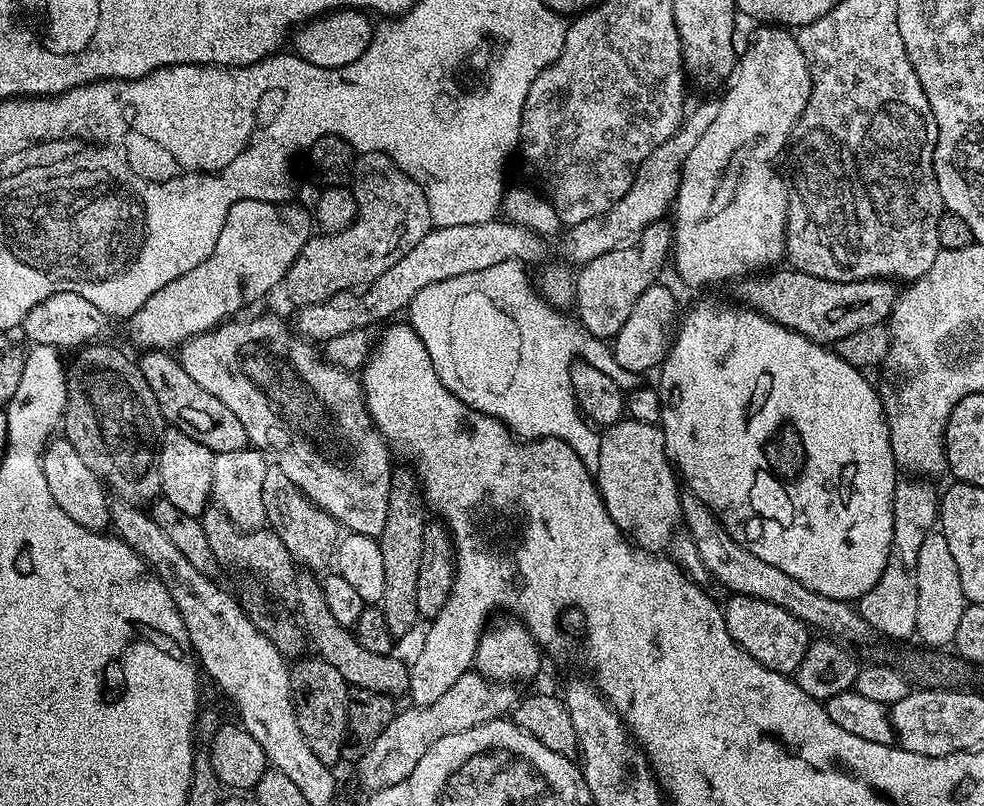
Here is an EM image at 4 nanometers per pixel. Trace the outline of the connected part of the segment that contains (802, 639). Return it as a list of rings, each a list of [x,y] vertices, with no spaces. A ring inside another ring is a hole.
[[[735,594],[723,601],[724,621],[730,638],[750,658],[757,660],[762,666],[766,666],[772,672],[785,674],[795,673],[798,662],[802,662],[802,654],[806,654],[810,643],[810,629],[803,624],[794,614],[782,610],[782,606],[774,606],[774,602],[764,602],[762,598],[750,598]],[[809,635],[809,636],[808,636]]]

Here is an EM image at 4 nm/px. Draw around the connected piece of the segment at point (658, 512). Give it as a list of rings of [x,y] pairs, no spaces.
[[[631,418],[607,425],[600,432],[598,470],[594,479],[610,518],[614,518],[620,531],[637,548],[660,550],[663,544],[665,547],[671,541],[682,520],[682,488],[674,465],[668,459],[663,428]]]

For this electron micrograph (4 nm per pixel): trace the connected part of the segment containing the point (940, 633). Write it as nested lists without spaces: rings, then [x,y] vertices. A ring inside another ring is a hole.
[[[934,530],[930,534],[926,534],[926,539],[918,550],[916,577],[918,578],[918,622],[916,623],[915,635],[920,636],[922,643],[929,644],[932,647],[929,649],[947,649],[944,647],[947,644],[949,647],[958,634],[958,622],[962,622],[966,601],[962,590],[962,578],[958,578],[958,566],[954,563],[954,554],[950,554],[950,545],[946,543],[943,532]]]

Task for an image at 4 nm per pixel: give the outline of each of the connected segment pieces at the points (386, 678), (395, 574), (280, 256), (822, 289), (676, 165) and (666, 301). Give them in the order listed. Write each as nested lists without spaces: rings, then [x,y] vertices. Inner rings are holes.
[[[300,574],[296,578],[296,603],[300,608],[299,623],[304,629],[307,643],[316,647],[315,655],[321,660],[330,662],[338,674],[352,688],[365,688],[374,690],[378,694],[386,694],[393,698],[402,697],[408,690],[408,673],[410,671],[407,663],[403,664],[396,654],[383,656],[373,654],[370,650],[362,650],[362,646],[356,641],[356,633],[352,628],[343,628],[338,622],[334,622],[334,614],[327,606],[323,583],[315,580],[315,575]]]
[[[393,467],[386,526],[378,538],[382,550],[382,567],[386,570],[386,590],[382,594],[379,607],[384,609],[389,633],[396,638],[406,635],[415,624],[418,624],[418,606],[416,605],[418,602],[418,562],[422,562],[426,501],[419,483],[413,479],[413,476],[411,467]]]
[[[239,200],[230,206],[226,214],[226,222],[222,234],[218,234],[218,242],[214,242],[214,250],[194,270],[186,270],[182,278],[174,278],[174,282],[166,282],[162,290],[158,290],[127,321],[128,332],[140,350],[172,350],[189,340],[192,336],[200,336],[209,332],[216,325],[225,323],[235,317],[244,308],[244,304],[252,304],[263,298],[267,292],[281,287],[285,274],[290,270],[294,258],[306,246],[306,242],[314,235],[314,216],[311,211],[299,208],[296,202],[287,206],[272,204],[269,200]]]
[[[780,270],[741,279],[740,296],[744,299],[741,301],[763,316],[777,320],[790,330],[810,338],[815,344],[825,346],[835,345],[837,340],[855,334],[858,330],[866,330],[866,326],[885,323],[894,310],[898,295],[898,288],[895,288],[897,285],[888,278],[834,282],[795,270],[776,271]]]
[[[713,98],[705,104],[700,104],[696,109],[689,111],[681,122],[680,128],[662,146],[650,150],[646,158],[638,166],[636,176],[632,179],[632,185],[628,193],[606,214],[598,214],[594,218],[586,218],[586,222],[578,222],[567,229],[568,237],[564,240],[563,259],[572,266],[583,266],[589,264],[594,258],[599,258],[602,254],[610,254],[610,250],[624,248],[639,240],[646,230],[646,226],[657,224],[669,215],[670,209],[675,205],[680,195],[680,179],[682,170],[686,166],[686,158],[690,158],[690,153],[694,150],[694,145],[700,141],[702,134],[706,134],[706,129],[710,127],[710,122],[714,122],[714,117],[718,115],[719,99]]]
[[[663,282],[652,284],[642,293],[642,298],[638,298],[638,302],[634,302],[634,310],[630,310],[630,318],[626,318],[622,330],[618,330],[618,334],[611,341],[612,356],[616,359],[617,366],[624,372],[648,372],[651,368],[659,369],[672,349],[672,341],[676,335],[677,327],[678,312],[676,316],[675,294]]]

